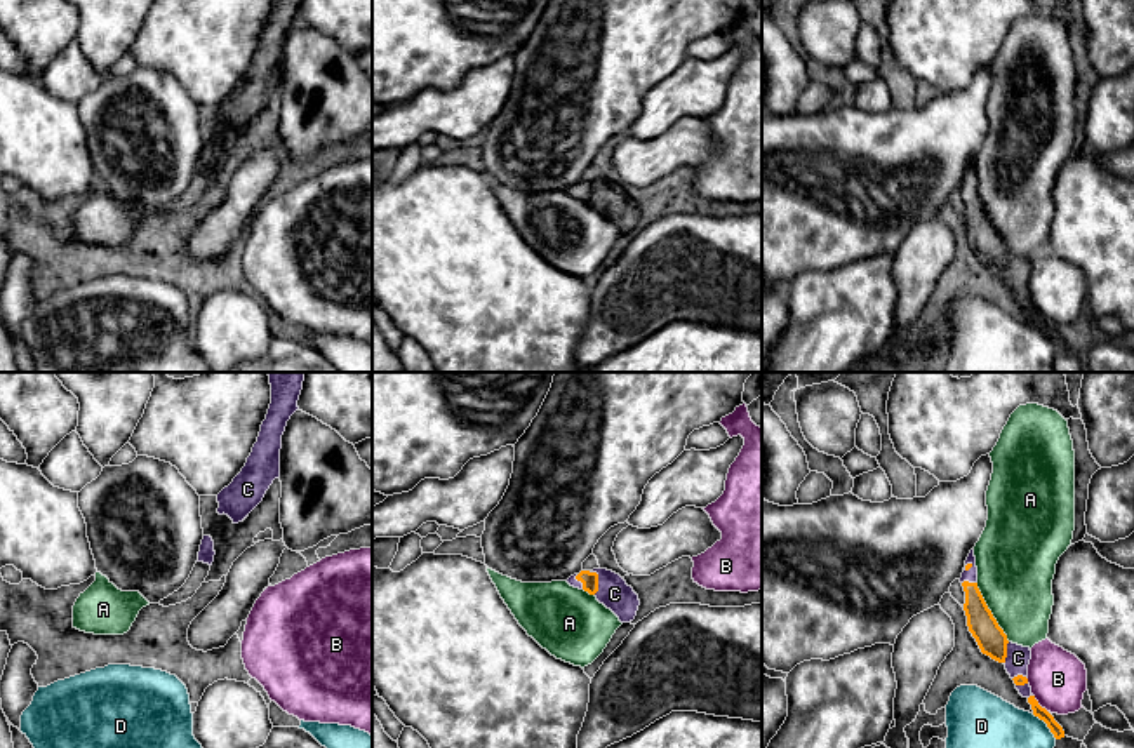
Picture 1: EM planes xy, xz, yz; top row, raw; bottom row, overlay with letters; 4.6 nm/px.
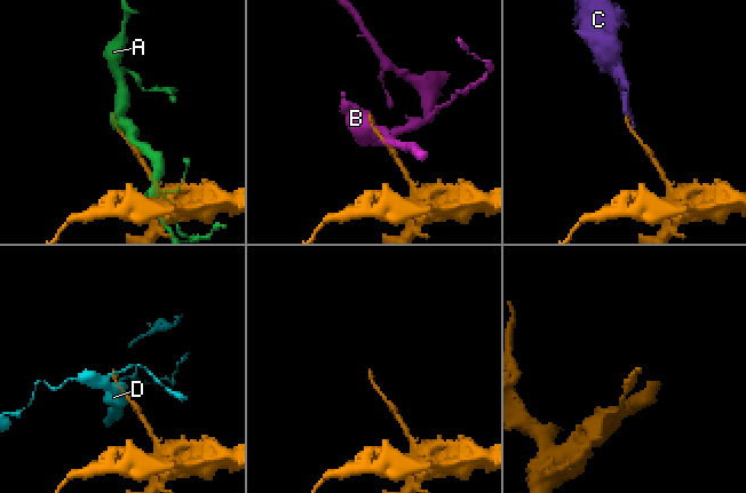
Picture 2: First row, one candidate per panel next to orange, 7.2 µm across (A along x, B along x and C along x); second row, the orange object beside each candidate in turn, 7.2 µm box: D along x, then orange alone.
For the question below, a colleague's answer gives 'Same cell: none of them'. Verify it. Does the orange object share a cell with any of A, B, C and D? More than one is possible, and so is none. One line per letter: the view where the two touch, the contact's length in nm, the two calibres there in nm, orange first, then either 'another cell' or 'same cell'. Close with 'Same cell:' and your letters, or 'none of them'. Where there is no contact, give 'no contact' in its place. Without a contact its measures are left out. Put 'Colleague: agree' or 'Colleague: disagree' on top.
Colleague: disagree
A: yz | 320 nm | 140/360 nm | another cell
B: yz | 110 nm | 60/260 nm | another cell
C: xz | 120 nm | 80/150 nm | same cell
D: yz | 170 nm | 60/460 nm | another cell
Same cell: C

